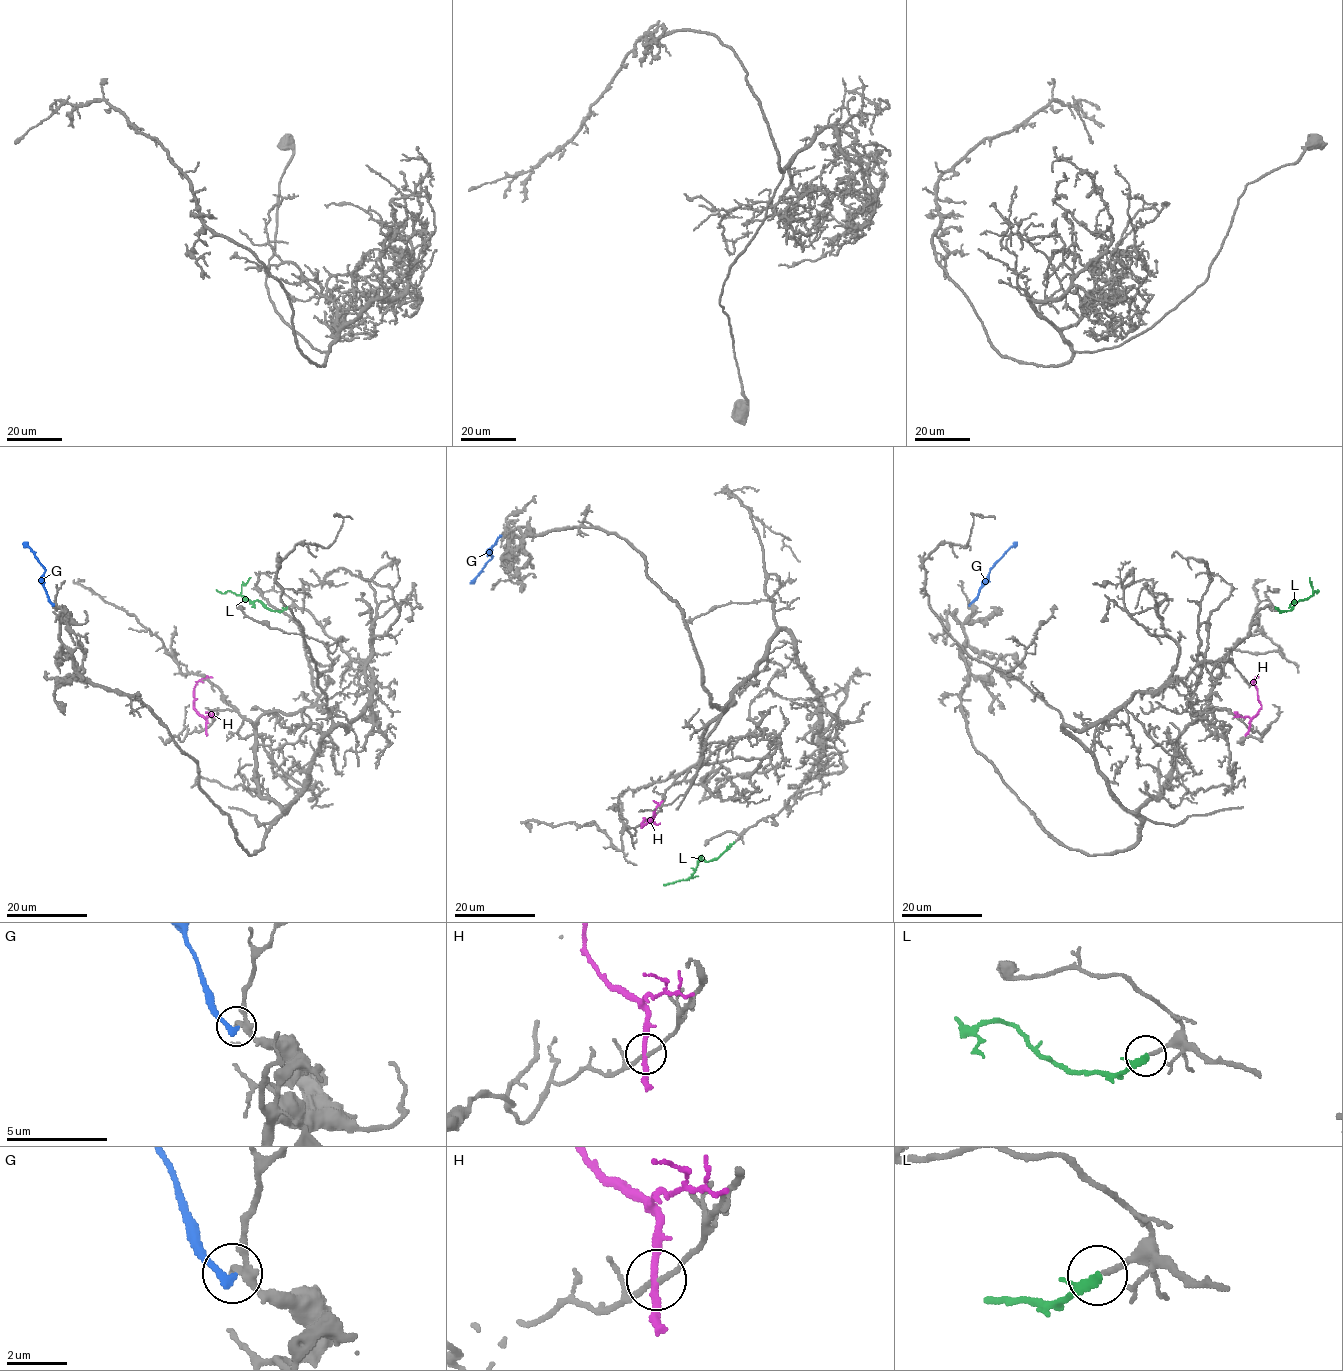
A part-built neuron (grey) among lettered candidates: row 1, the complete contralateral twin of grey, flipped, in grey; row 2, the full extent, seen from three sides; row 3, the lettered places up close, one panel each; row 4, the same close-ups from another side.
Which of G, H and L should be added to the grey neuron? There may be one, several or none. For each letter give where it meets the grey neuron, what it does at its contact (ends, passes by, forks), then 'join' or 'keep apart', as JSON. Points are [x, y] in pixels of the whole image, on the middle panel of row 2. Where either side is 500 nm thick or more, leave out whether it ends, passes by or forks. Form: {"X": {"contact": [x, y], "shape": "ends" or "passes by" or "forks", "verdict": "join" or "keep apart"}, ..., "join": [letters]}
{"G": {"contact": [501, 536], "shape": "ends", "verdict": "keep apart"}, "H": {"contact": [653, 815], "shape": "passes by", "verdict": "keep apart"}, "L": {"contact": [734, 841], "shape": "ends", "verdict": "join"}, "join": ["L"]}

